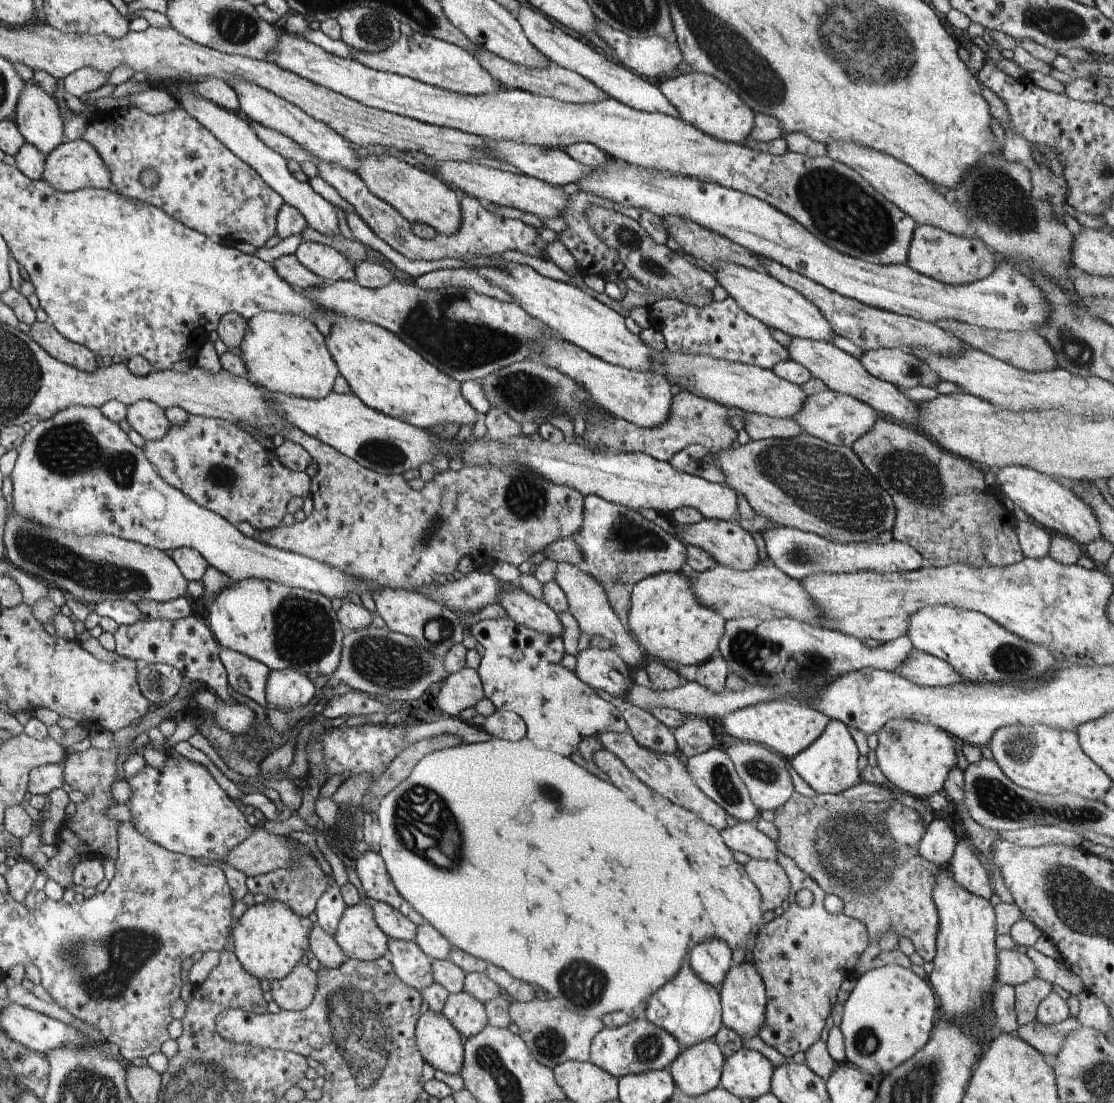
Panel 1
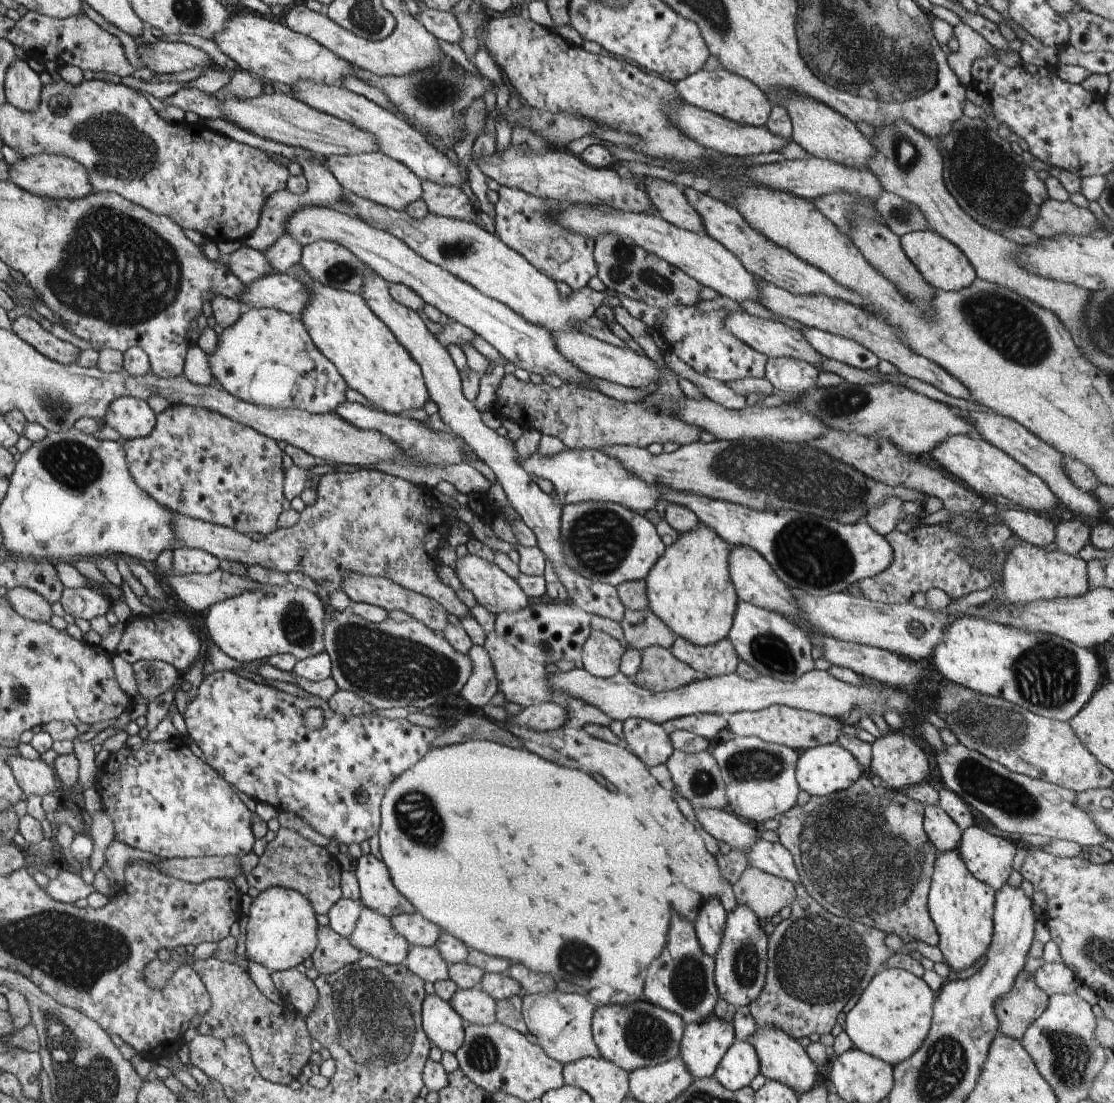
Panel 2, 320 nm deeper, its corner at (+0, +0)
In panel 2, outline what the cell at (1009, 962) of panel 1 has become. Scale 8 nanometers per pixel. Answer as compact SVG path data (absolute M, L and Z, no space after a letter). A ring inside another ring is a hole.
M1046 963L1037 970L1035 975L1036 984L1049 995L1056 993L1071 995L1081 982L1076 975L1062 963Z

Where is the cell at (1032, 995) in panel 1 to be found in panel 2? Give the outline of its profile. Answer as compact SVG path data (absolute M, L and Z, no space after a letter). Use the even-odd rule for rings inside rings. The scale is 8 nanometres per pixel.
M1020 971L1014 986L994 1001L999 1033L1021 1041L1030 1023L1046 1010L1048 1001L1049 994L1036 984L1035 978Z

